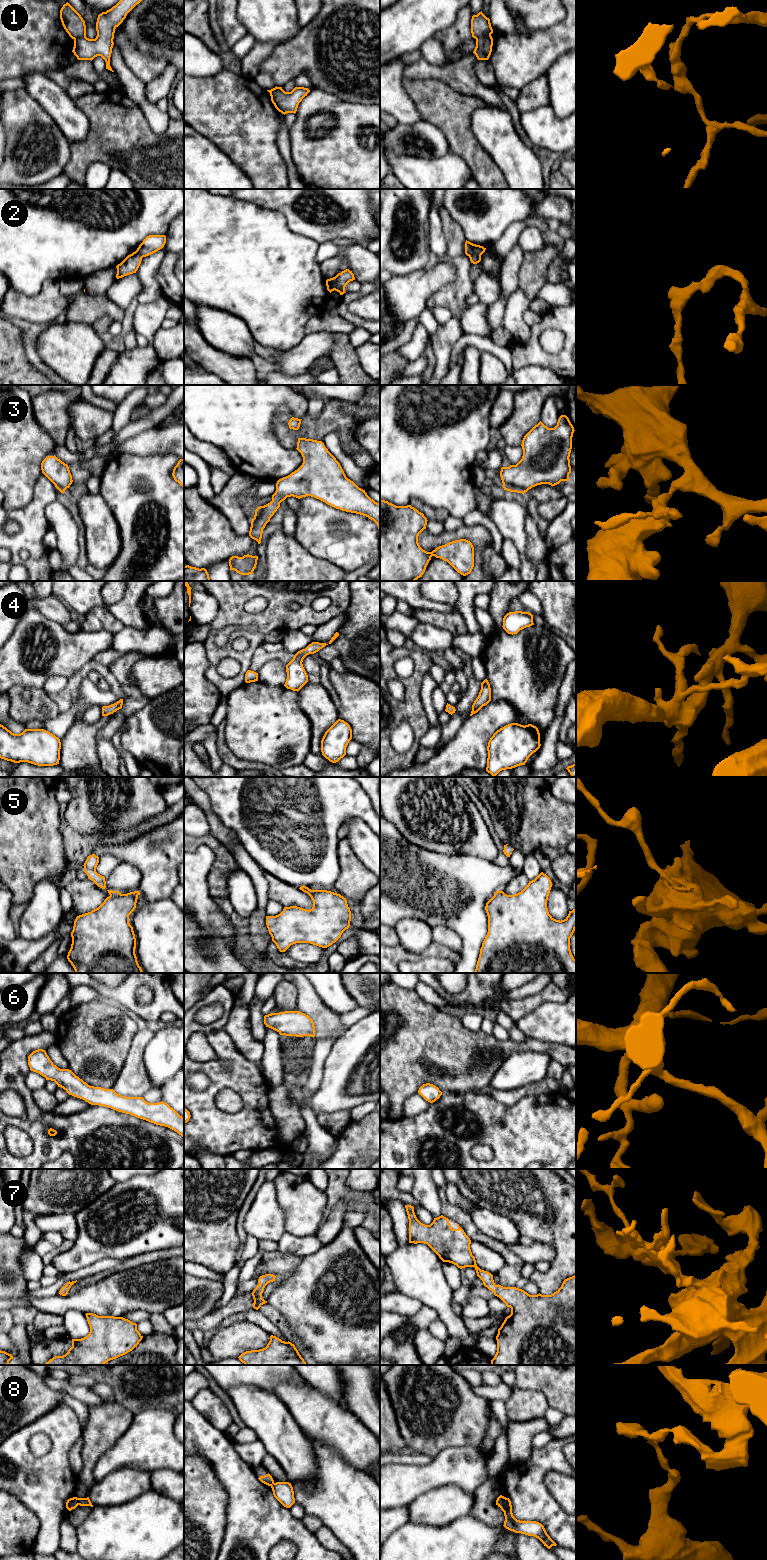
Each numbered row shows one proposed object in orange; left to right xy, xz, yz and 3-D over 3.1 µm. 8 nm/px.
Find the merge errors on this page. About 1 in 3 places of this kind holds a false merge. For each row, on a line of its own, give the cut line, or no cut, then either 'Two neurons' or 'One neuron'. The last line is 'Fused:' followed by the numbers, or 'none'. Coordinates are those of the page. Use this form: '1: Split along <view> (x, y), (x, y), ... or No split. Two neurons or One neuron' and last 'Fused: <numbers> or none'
1: Split along yz (490, 34), (476, 39). Two neurons
2: Split along xz (334, 277), (335, 289). Two neurons
3: No split. One neuron
4: No split. One neuron
5: Split along xy (121, 894), (110, 896). Two neurons
6: No split. One neuron
7: No split. One neuron
8: Split along xy (76, 1498), (78, 1504). Two neurons
Fused: 1, 2, 5, 8

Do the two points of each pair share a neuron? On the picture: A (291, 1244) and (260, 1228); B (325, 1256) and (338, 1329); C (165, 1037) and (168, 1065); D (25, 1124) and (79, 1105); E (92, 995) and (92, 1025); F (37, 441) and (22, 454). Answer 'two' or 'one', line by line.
A: two
B: one
C: one
D: two
E: two
F: one

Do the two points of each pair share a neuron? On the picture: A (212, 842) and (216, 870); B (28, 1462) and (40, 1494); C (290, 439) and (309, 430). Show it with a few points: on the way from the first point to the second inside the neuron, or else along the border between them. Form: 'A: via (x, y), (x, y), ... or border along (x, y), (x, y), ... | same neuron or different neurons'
A: via (219, 849), (219, 863) | same neuron
B: via (36, 1470), (40, 1474), (40, 1486) | same neuron
C: via (295, 434), (304, 431) | same neuron

